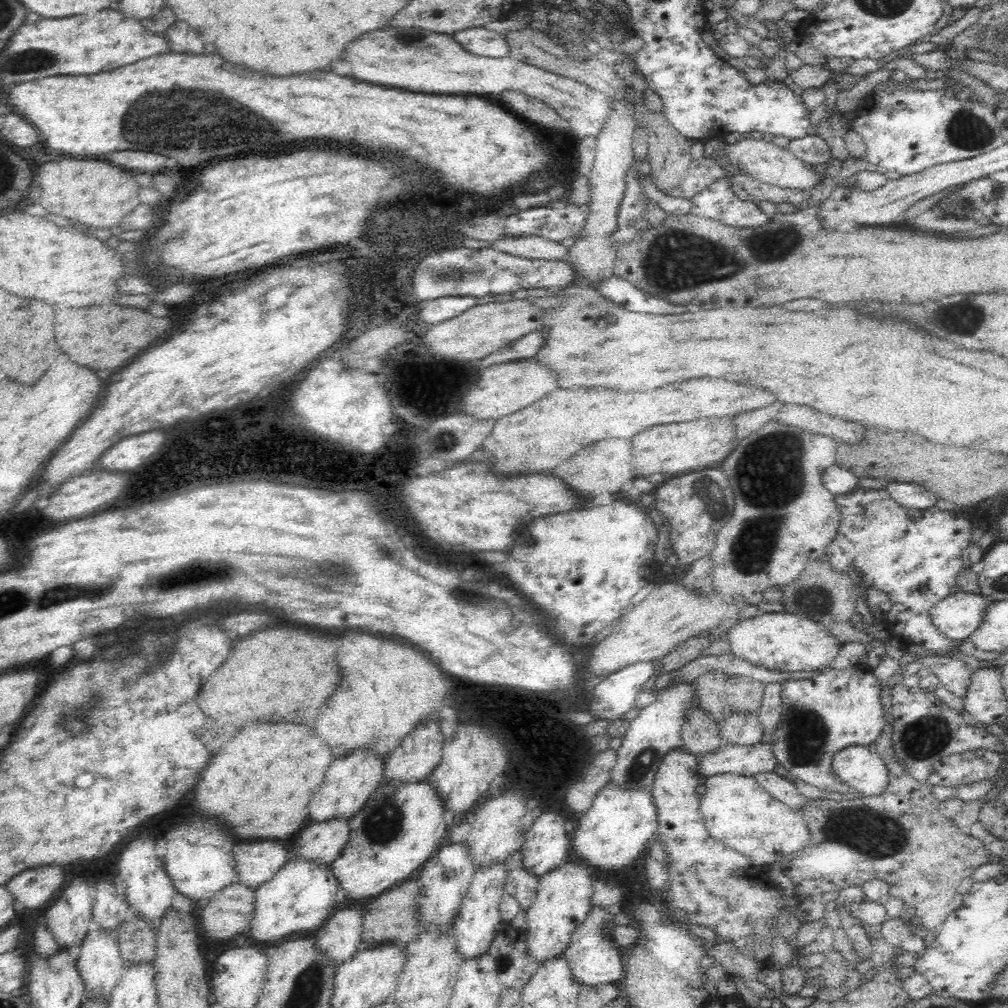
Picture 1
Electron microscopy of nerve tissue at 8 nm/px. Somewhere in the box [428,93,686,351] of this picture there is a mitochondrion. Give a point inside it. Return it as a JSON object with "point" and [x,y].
{"point":[471,208]}

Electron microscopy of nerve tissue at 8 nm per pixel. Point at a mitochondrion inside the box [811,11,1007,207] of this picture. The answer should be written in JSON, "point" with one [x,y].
{"point":[965,131]}

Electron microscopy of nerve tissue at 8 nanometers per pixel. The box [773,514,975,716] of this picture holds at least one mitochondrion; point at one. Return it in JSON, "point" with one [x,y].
{"point":[819,598]}

